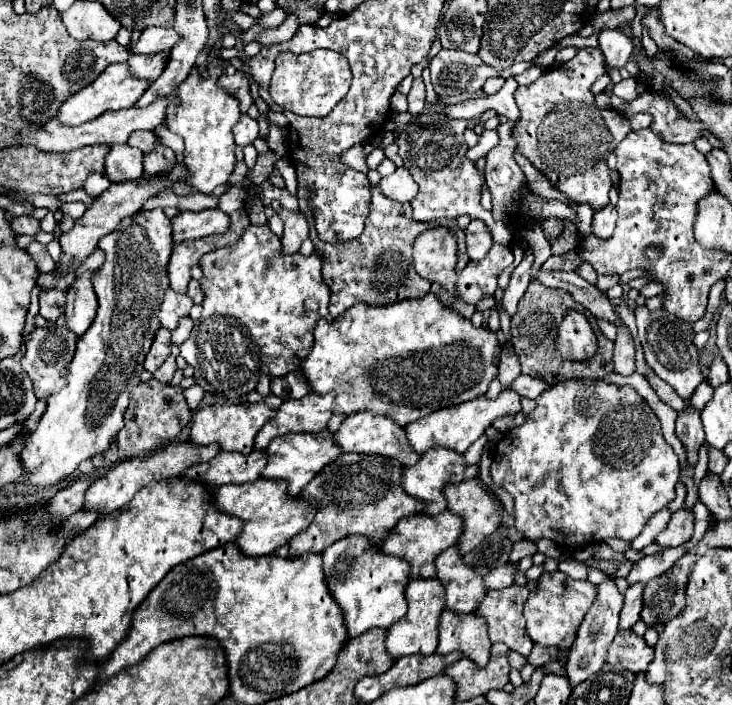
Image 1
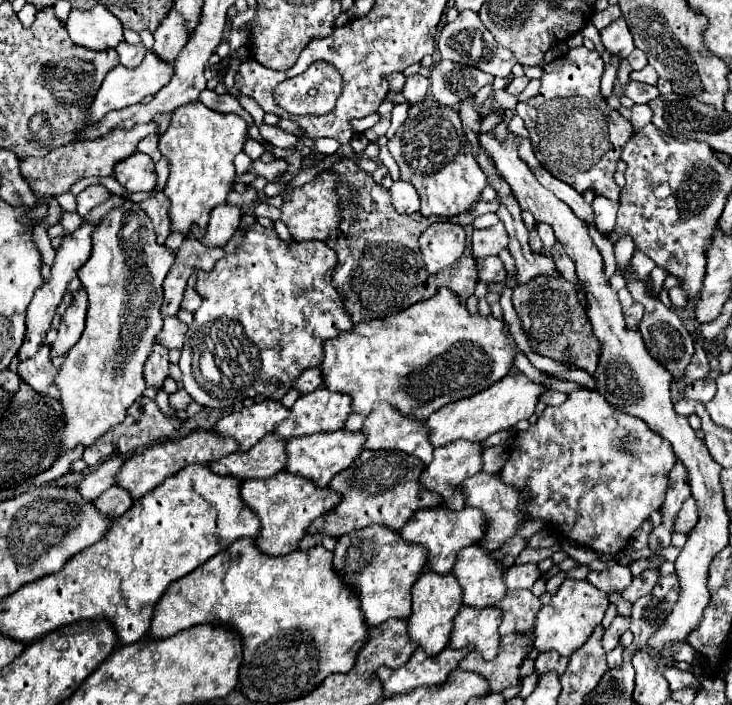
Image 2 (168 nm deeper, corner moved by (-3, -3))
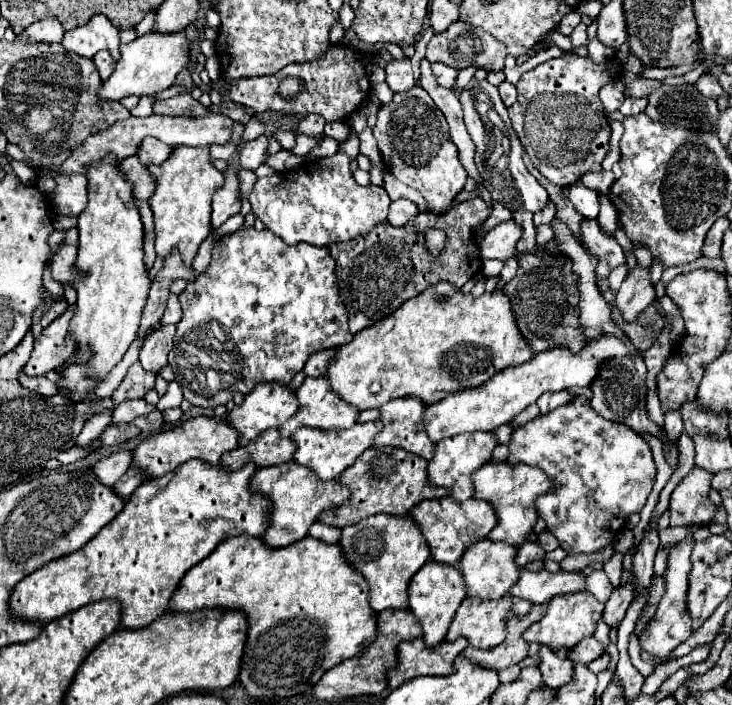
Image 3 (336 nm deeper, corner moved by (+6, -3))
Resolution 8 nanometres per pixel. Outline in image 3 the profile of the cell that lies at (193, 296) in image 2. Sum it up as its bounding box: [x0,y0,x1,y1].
[162,294,182,324]

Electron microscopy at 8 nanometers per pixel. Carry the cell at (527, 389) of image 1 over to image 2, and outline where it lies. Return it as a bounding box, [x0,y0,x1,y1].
[541,390,567,406]

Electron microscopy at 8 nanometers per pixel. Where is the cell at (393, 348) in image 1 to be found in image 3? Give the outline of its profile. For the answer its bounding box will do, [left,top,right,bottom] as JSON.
[326,282,532,410]

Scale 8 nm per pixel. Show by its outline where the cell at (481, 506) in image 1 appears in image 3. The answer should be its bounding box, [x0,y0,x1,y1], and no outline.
[472,462,552,546]

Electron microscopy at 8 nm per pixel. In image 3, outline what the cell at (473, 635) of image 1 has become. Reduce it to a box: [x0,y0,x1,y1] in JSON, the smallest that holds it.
[446,598,510,648]

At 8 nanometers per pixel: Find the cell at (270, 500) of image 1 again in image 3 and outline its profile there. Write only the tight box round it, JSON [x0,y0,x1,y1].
[250,462,350,548]

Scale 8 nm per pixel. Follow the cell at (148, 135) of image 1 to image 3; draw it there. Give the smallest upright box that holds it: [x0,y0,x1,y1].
[138,138,170,164]

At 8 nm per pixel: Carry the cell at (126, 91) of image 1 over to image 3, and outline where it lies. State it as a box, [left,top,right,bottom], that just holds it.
[98,32,190,102]

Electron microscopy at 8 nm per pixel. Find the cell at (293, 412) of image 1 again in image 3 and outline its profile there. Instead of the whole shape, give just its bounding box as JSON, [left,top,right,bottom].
[278,376,358,438]

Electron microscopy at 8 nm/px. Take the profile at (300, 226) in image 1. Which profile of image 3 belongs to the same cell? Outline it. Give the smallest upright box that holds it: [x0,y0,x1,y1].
[250,152,390,246]

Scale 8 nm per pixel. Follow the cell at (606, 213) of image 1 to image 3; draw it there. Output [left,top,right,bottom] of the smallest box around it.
[568,182,600,218]

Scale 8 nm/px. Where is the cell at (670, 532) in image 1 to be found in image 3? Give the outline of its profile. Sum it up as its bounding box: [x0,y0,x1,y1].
[670,468,716,526]

